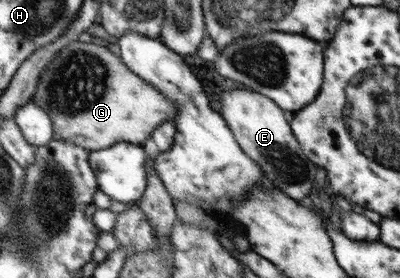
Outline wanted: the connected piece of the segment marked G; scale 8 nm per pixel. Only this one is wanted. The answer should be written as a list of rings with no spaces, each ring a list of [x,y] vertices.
[[[97,40],[91,43],[72,42],[56,53],[56,58],[52,58],[52,62],[40,74],[36,92],[31,98],[52,119],[54,139],[70,141],[89,151],[102,150],[119,142],[144,145],[156,126],[174,122],[178,116],[178,107],[168,95],[124,66],[121,58]]]

